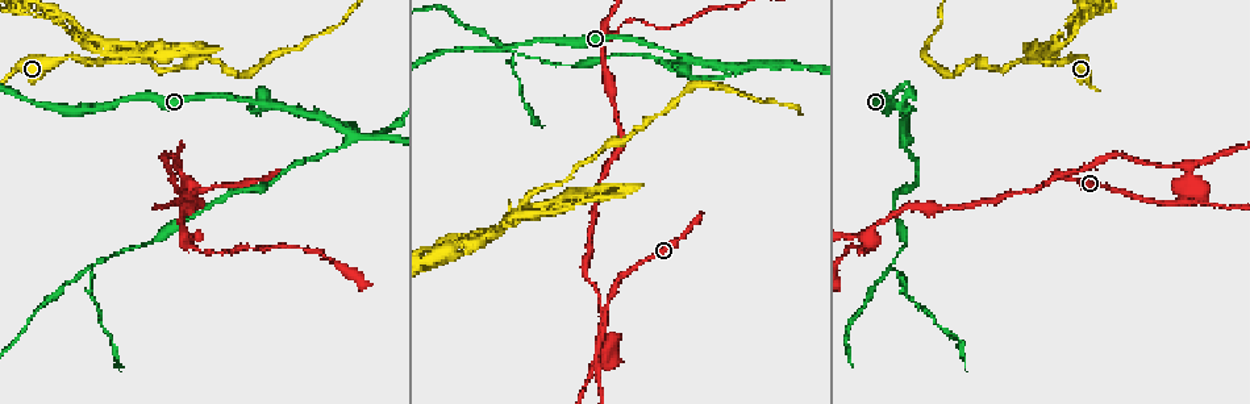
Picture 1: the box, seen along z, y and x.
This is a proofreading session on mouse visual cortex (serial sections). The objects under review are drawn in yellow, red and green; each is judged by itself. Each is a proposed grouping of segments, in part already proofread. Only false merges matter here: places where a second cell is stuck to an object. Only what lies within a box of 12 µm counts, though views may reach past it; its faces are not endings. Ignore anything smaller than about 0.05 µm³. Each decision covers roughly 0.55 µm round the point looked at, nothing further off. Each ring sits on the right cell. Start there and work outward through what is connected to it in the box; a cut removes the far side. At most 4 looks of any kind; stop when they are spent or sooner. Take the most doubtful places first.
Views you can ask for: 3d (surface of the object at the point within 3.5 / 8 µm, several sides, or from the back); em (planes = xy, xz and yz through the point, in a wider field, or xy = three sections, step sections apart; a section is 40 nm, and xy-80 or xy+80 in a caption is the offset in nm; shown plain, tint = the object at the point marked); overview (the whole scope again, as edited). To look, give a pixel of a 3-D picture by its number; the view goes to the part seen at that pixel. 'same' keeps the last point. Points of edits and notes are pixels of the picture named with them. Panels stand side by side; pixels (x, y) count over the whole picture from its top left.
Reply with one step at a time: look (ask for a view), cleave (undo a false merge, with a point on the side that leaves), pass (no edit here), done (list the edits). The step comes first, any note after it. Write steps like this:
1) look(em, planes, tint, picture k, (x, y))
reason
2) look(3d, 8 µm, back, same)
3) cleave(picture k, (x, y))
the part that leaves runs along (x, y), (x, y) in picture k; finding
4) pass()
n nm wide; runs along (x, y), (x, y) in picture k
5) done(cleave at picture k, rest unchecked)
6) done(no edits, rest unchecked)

look(3d, 3.5 µm, picture 1, (895, 106))
abrupt turn

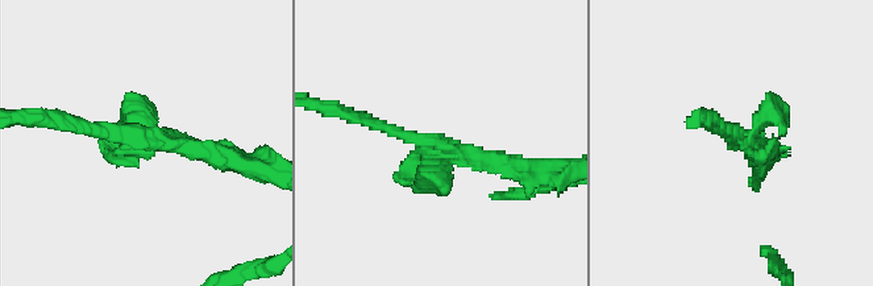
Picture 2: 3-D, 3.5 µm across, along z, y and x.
cleave(picture 2, (420, 181))
the part that leaves runs along (433, 152), (433, 173), (412, 186) in picture 2; two cells meet here

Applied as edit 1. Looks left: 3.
look(3d, 3.5 µm, picture 1, (766, 64))
two arms at a narrow angle

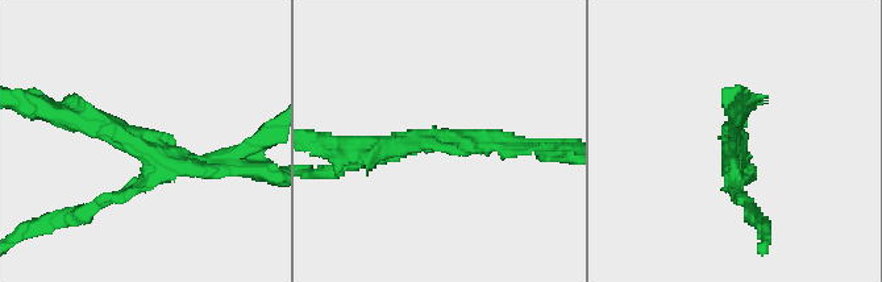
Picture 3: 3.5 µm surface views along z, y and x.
look(em, planes, tint, picture 3, (445, 138))
shape alone is not enough

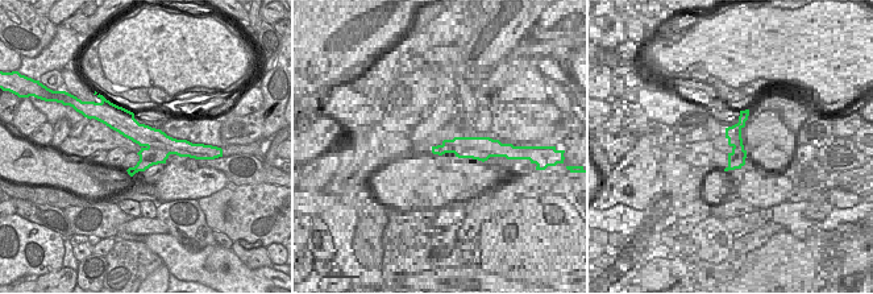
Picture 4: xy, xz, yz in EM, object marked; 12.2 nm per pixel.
look(em, xy, step 5, tint, same)

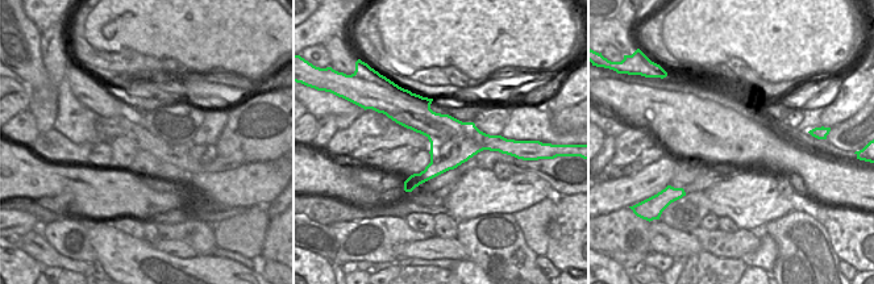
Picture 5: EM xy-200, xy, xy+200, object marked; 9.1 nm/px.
cleave(picture 3, (108, 197))
4 arms; arms of 150, 150, 200, 200 nm; the part that leaves runs along (149, 168), (129, 195), (44, 220) in picture 3; two cells meet here

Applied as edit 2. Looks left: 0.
done(cleave at picture 2, cleave at picture 3, rest unchecked)

